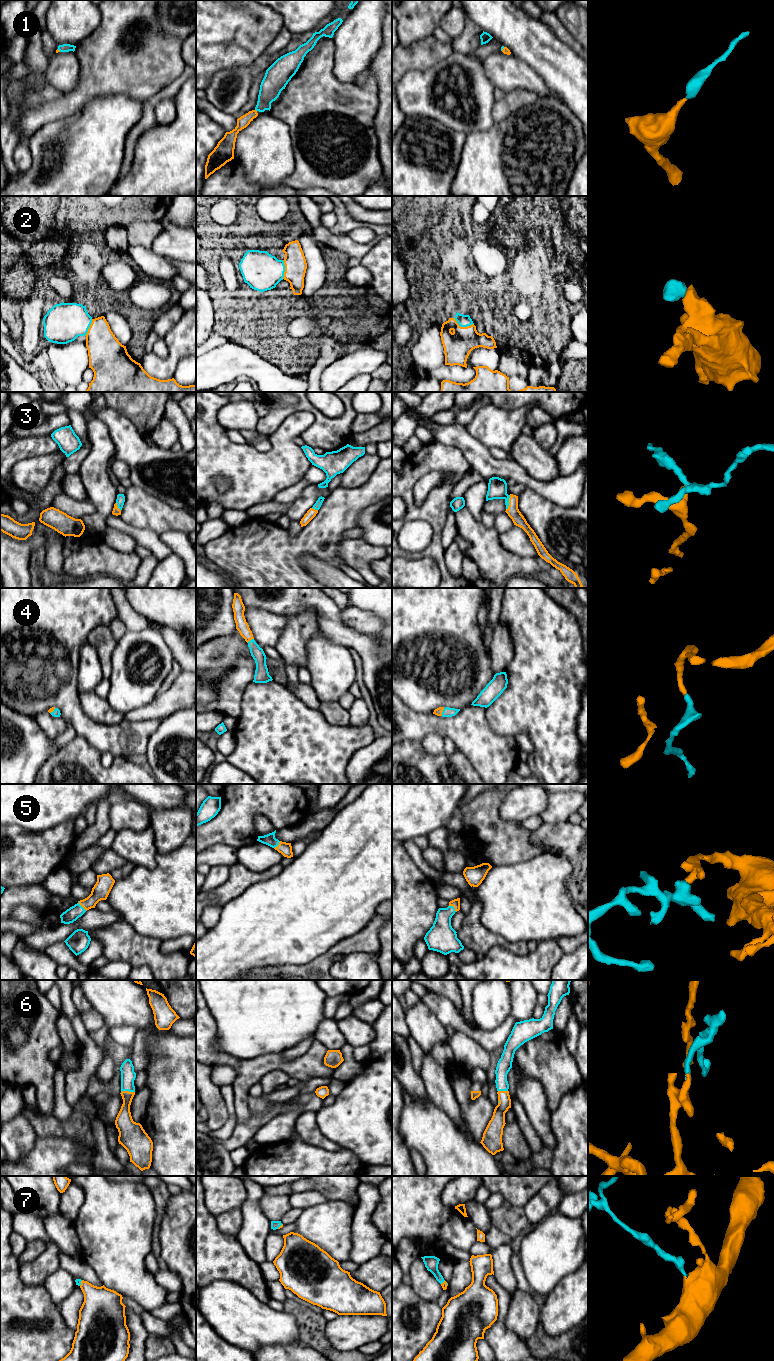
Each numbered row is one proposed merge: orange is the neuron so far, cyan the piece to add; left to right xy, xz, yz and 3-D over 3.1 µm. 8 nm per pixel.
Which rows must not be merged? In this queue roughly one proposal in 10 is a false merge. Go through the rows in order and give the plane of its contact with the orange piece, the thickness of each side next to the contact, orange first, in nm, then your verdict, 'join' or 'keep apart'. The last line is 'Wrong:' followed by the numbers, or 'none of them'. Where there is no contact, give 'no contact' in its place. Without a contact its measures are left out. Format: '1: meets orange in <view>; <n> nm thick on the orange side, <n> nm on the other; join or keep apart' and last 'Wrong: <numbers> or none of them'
1: meets orange in yz; 50 nm thick on the orange side, 20 nm on the other; join
2: meets orange in yz; 220 nm thick on the orange side, 100 nm on the other; join
3: meets orange in yz; 100 nm thick on the orange side, 160 nm on the other; join
4: meets orange in yz; 60 nm thick on the orange side, 80 nm on the other; join
5: meets orange in xy; 140 nm thick on the orange side, 110 nm on the other; join
6: meets orange in xy; 140 nm thick on the orange side, 120 nm on the other; join
7: meets orange in xy; 300 nm thick on the orange side, 50 nm on the other; join
Wrong: none of them

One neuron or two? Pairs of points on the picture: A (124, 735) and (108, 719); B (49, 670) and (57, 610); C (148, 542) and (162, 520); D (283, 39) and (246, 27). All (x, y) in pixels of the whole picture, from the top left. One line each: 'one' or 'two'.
A: two
B: one
C: two
D: two

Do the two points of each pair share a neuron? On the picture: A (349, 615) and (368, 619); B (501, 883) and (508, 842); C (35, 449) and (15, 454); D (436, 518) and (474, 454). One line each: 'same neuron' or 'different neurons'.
A: same neuron
B: different neurons
C: same neuron
D: different neurons

